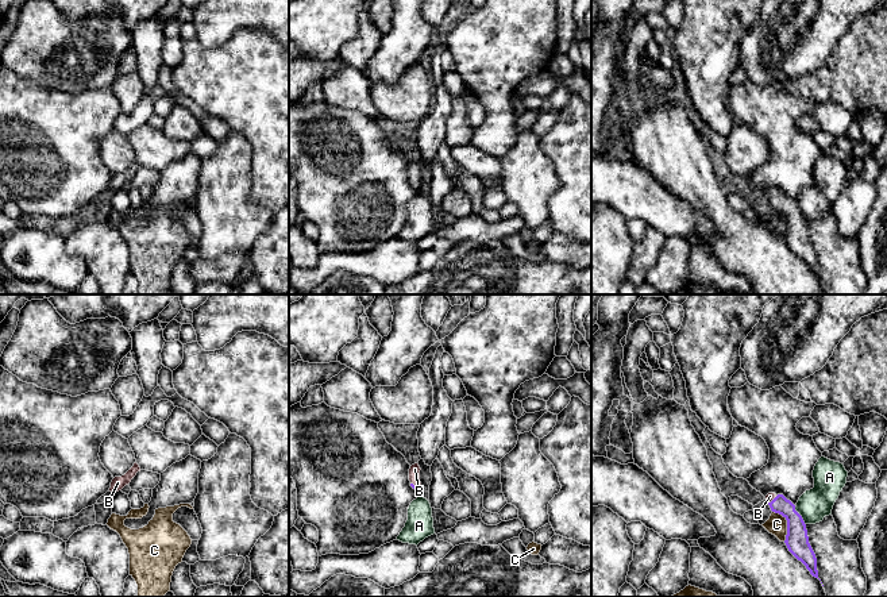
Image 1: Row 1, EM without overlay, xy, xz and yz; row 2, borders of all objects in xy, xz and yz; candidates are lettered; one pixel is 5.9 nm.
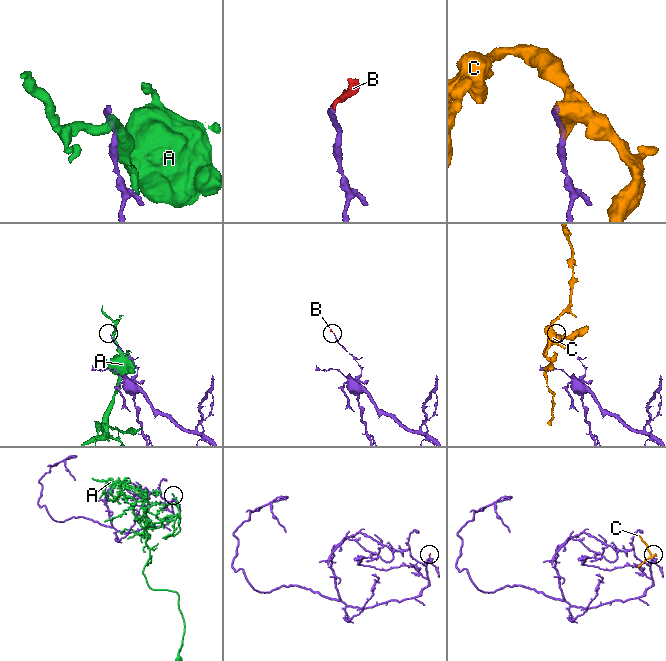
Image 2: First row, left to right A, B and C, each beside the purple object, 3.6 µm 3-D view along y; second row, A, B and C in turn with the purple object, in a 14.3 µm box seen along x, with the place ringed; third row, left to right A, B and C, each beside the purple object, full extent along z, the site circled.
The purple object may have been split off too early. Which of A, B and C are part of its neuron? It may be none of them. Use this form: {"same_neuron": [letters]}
{"same_neuron": ["B"]}

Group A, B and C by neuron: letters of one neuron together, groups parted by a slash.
A / B / C

